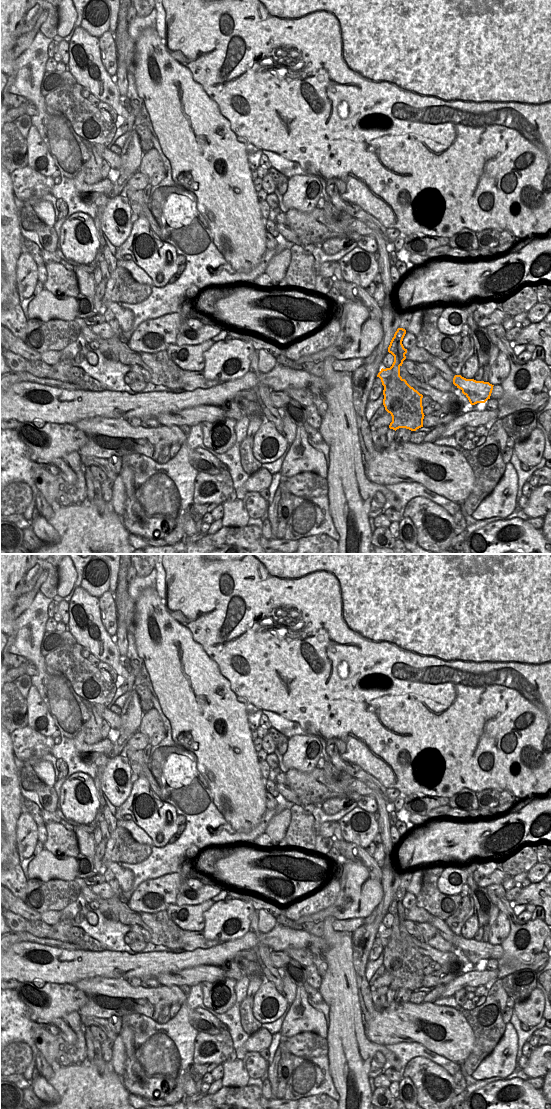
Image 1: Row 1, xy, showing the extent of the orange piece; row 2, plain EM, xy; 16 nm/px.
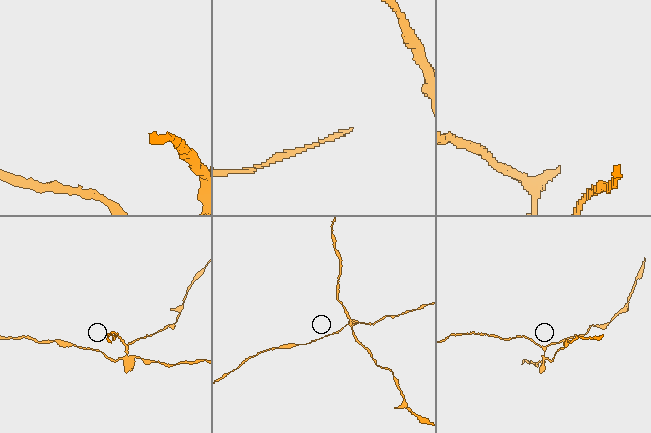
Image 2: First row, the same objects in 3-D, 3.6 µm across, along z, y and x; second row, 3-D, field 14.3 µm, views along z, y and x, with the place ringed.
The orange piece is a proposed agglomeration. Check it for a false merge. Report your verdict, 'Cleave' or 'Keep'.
Cleave

